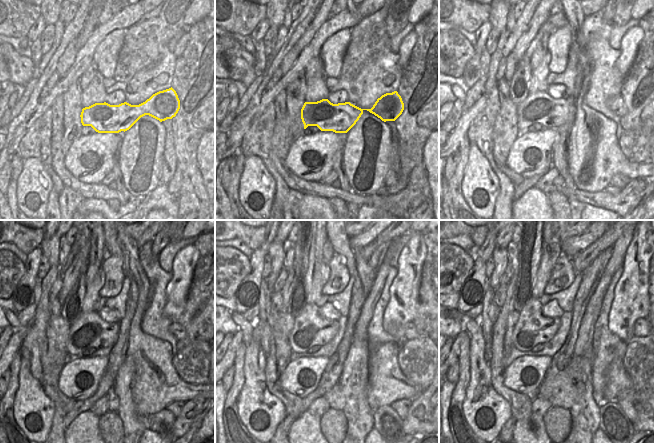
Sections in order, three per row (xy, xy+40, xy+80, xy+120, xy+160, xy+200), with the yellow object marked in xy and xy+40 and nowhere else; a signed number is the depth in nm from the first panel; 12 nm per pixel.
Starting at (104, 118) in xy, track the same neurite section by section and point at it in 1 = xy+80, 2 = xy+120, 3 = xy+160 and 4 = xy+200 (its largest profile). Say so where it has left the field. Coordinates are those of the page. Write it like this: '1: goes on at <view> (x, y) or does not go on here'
1: goes on at xy+80 (538, 107)
2: goes on at xy+120 (90, 330)
3: goes on at xy+160 (310, 328)
4: goes on at xy+200 (533, 327)

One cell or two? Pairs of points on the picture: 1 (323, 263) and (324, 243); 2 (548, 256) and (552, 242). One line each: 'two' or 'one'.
1: one
2: one

